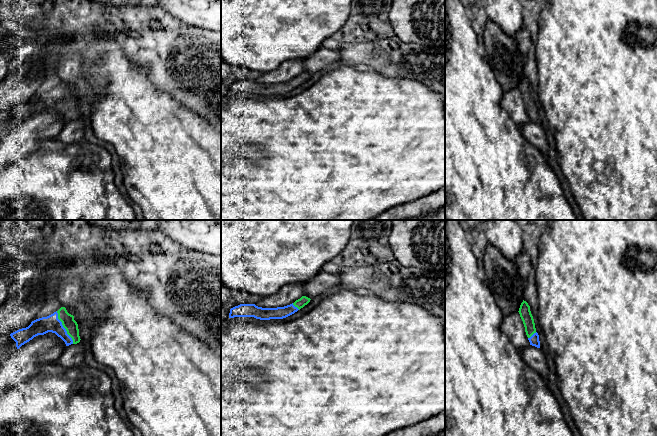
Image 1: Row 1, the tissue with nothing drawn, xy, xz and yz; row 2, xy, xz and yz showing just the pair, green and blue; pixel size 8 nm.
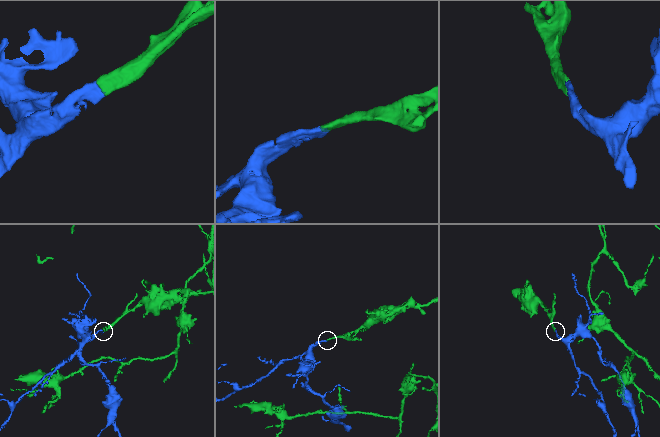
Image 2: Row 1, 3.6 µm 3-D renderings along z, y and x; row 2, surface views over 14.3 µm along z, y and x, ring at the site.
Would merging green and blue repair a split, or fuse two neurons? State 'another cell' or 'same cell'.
same cell

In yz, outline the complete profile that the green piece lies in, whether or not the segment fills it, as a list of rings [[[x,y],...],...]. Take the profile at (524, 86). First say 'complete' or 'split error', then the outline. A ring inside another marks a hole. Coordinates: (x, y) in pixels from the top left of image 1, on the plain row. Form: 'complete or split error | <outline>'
split error | [[[523,76],[518,88],[523,97],[525,108],[530,118],[530,121],[540,124],[539,111],[536,108],[534,95],[530,87],[530,82],[526,77]]]

